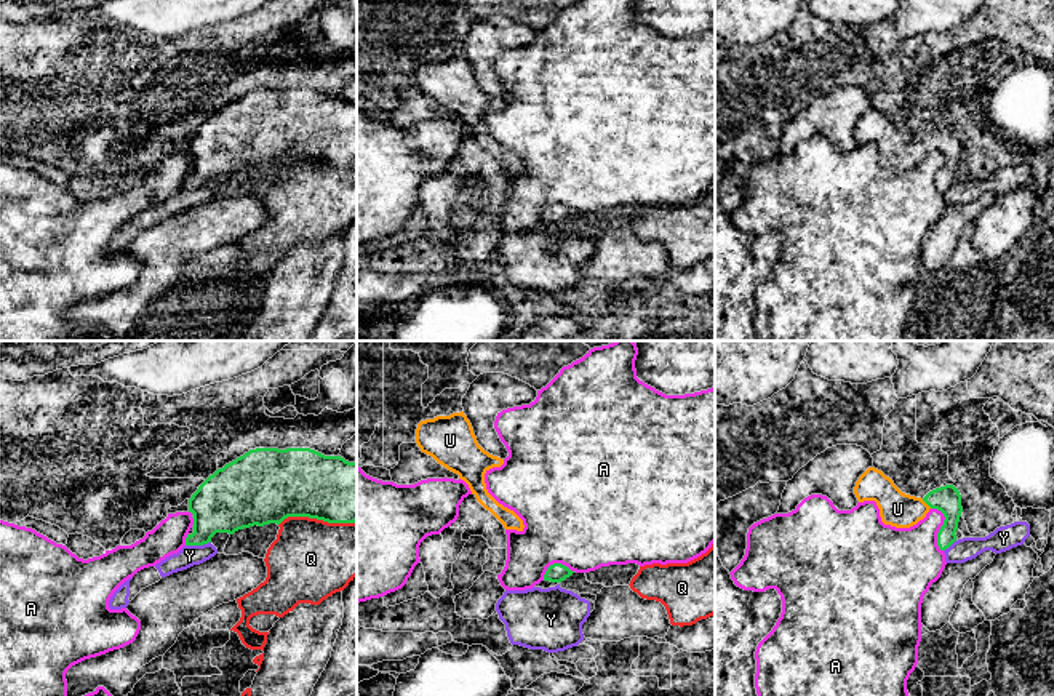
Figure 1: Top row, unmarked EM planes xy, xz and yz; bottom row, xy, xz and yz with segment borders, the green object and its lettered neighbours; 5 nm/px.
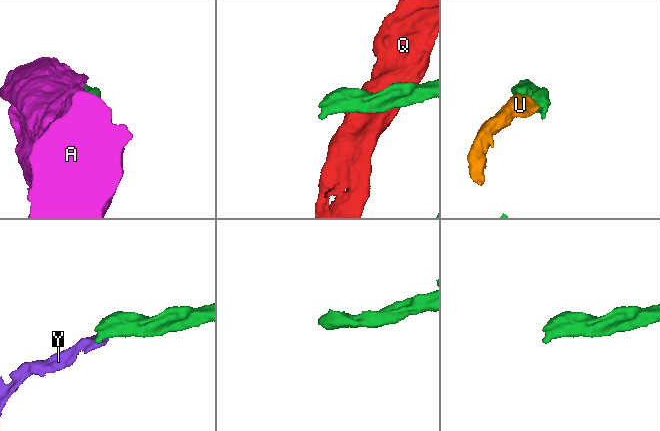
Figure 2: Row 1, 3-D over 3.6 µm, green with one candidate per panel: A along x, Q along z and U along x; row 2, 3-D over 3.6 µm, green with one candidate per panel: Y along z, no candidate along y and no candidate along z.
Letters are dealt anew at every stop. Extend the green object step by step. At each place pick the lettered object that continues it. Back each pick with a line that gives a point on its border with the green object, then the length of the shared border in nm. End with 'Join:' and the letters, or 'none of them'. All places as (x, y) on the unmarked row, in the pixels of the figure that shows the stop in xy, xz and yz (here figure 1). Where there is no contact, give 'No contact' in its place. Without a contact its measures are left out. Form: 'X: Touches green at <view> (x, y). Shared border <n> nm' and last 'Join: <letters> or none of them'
U: Touches green at yz (926, 144). Shared border 70 nm
Join: U

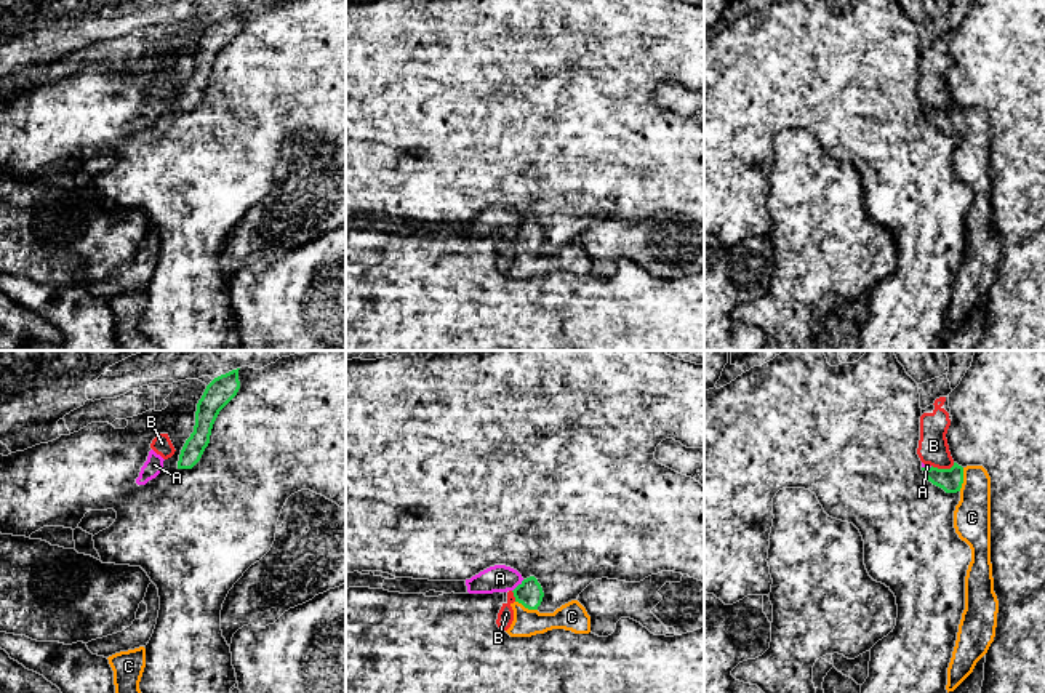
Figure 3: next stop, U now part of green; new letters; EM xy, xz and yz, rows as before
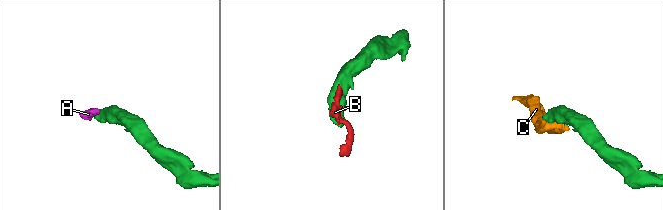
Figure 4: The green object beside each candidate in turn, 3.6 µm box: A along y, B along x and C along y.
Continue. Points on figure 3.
C: Touches green at yz (962, 120). Shared border 120 nm
Join: C

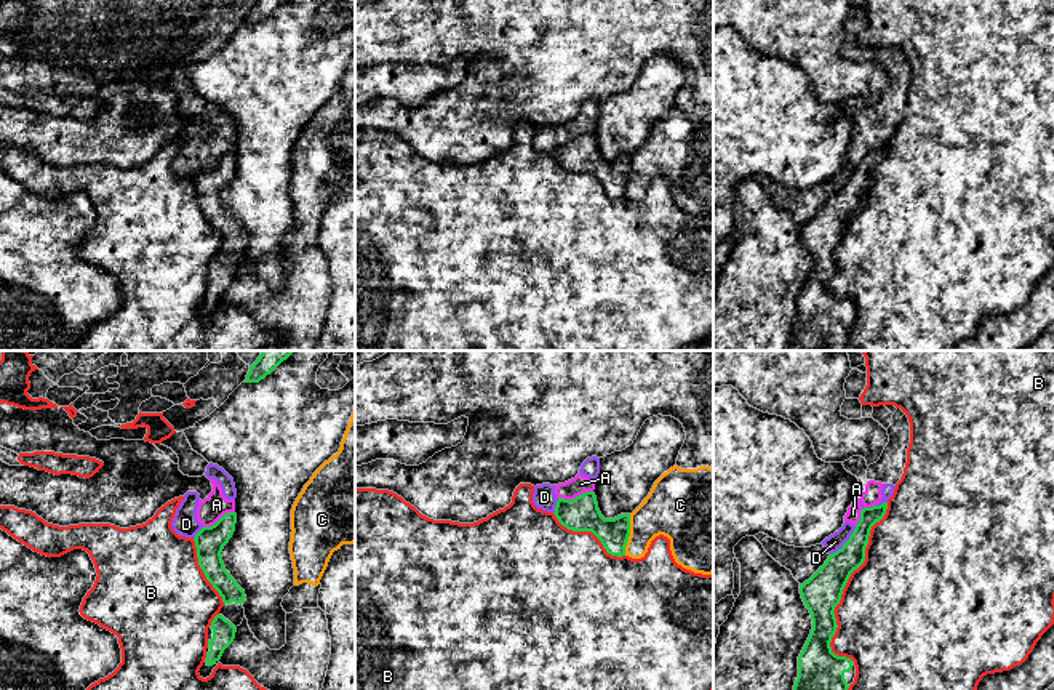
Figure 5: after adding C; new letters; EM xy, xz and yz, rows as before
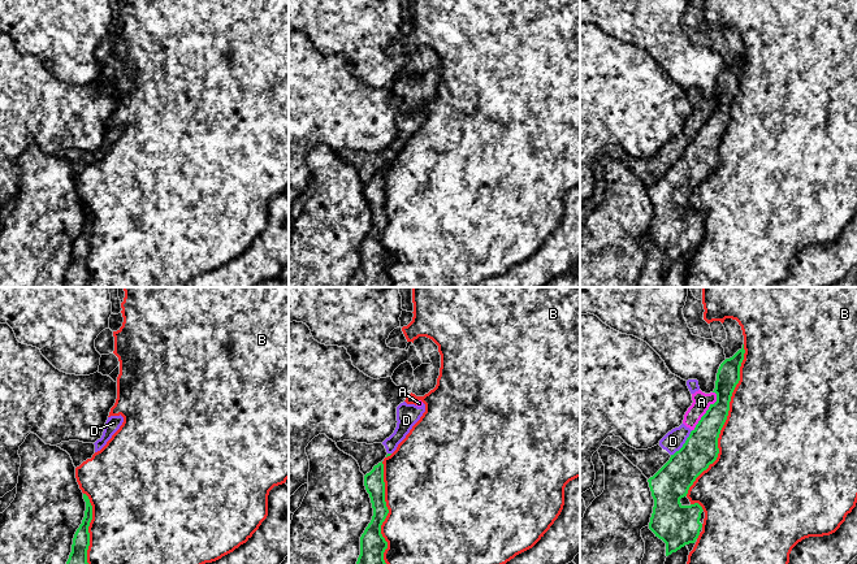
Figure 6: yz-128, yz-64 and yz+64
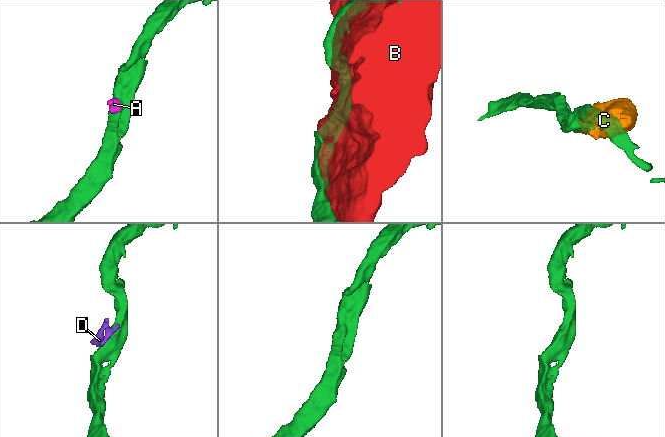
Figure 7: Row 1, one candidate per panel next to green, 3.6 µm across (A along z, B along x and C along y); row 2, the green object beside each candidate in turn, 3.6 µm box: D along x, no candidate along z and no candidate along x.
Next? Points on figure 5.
Join: none of them

